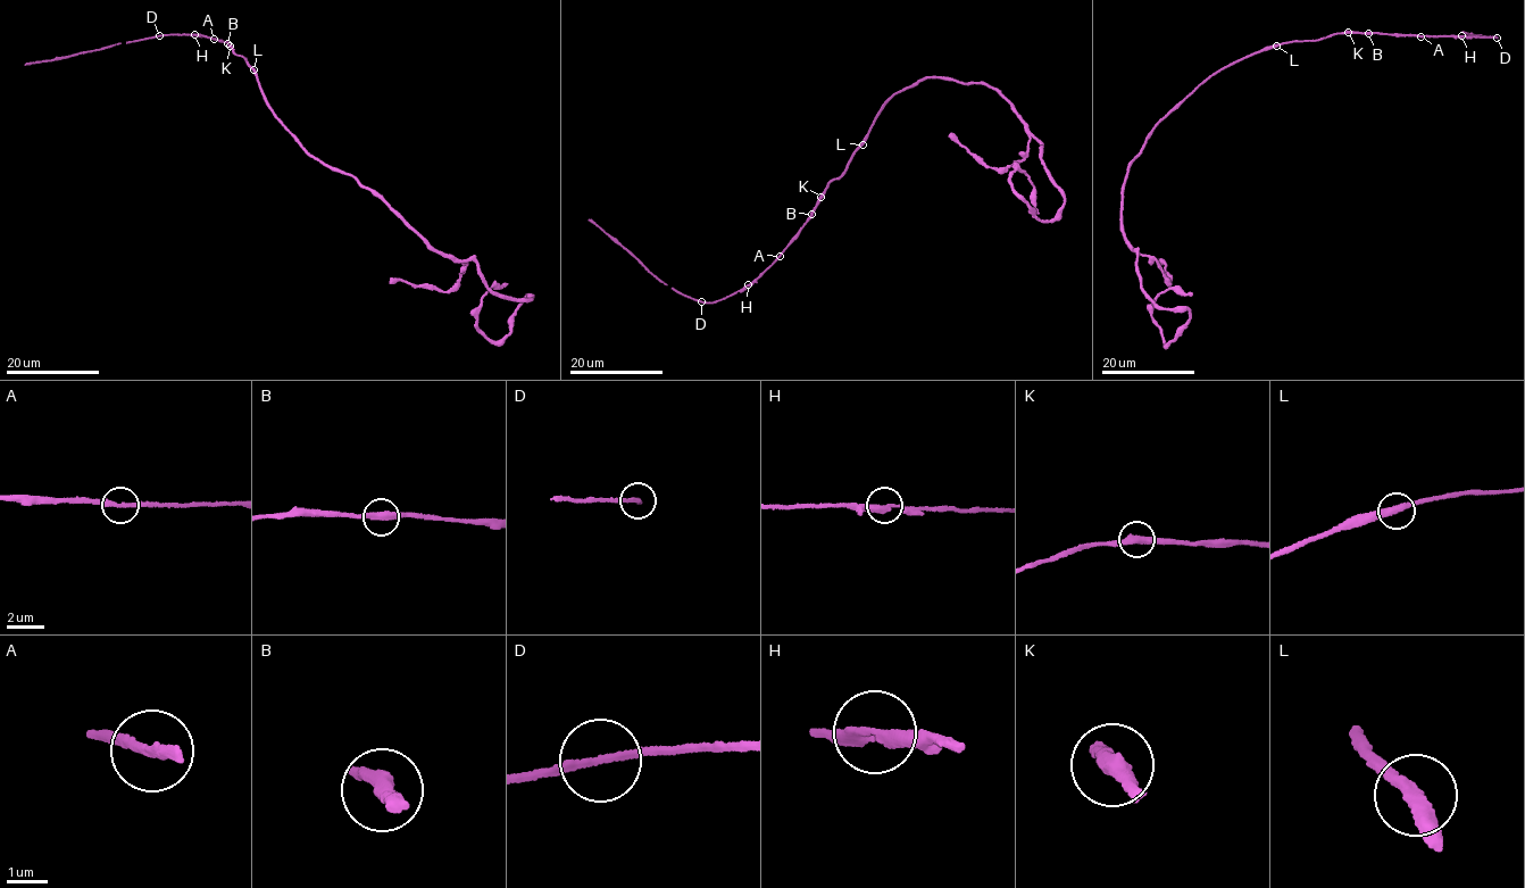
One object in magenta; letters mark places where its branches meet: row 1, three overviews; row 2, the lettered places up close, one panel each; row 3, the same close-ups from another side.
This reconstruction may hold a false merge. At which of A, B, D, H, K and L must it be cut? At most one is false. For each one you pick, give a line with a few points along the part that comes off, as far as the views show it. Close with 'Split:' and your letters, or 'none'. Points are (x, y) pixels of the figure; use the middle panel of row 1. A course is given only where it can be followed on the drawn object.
Split: none

